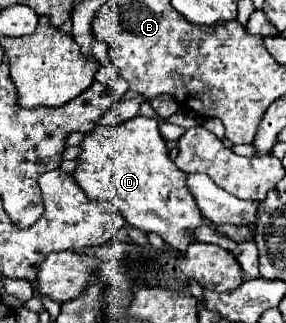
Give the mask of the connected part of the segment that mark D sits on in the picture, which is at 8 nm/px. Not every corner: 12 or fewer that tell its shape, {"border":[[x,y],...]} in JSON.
{"border":[[157,120],[87,132],[73,178],[171,248],[203,224]]}

